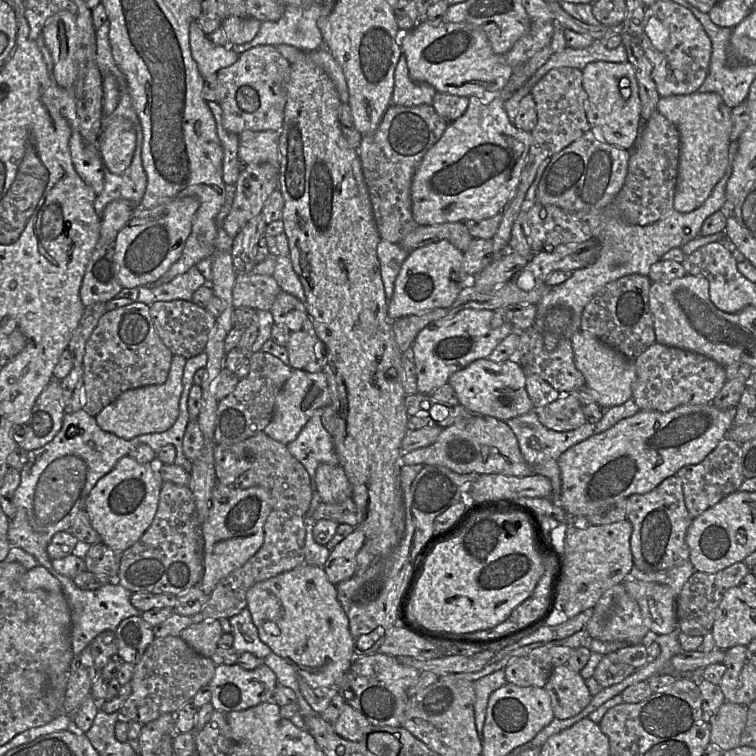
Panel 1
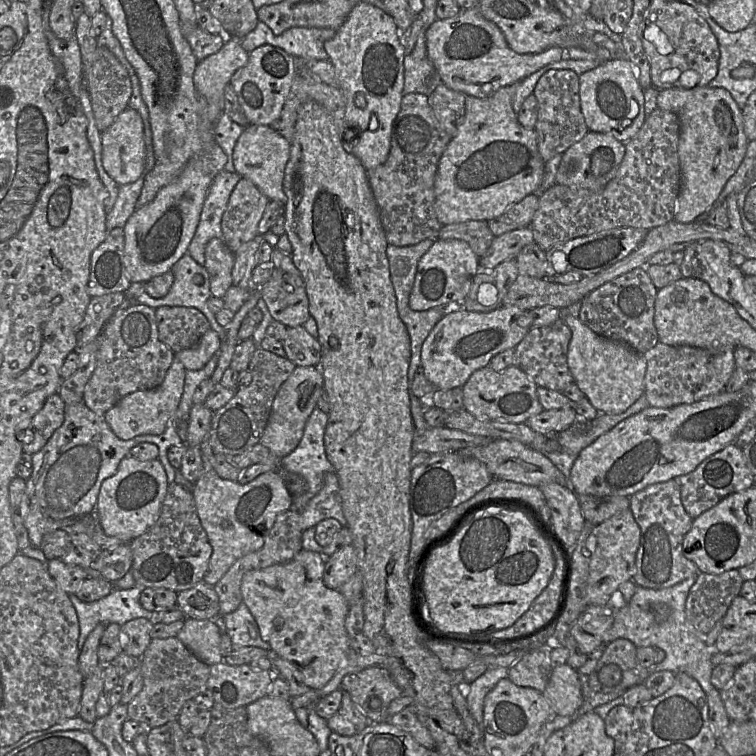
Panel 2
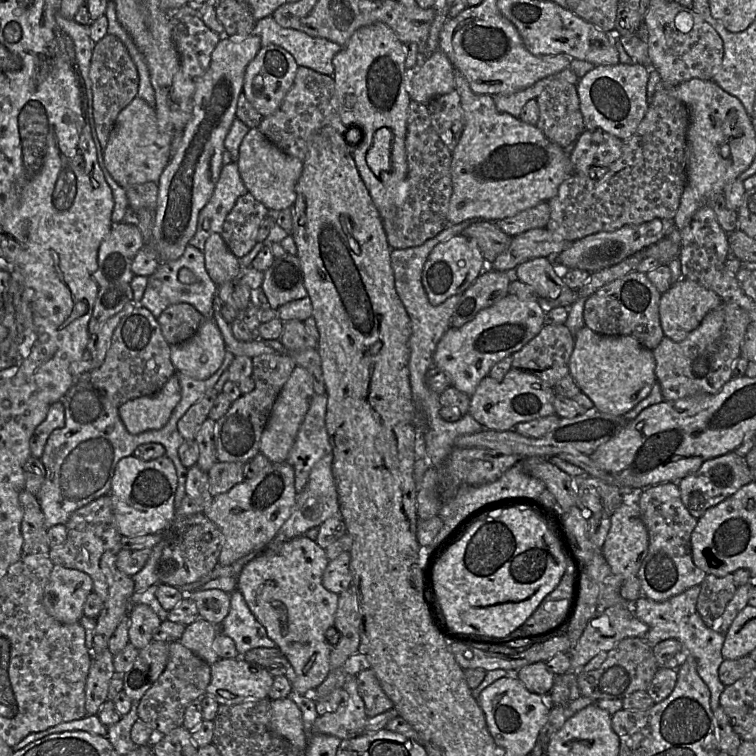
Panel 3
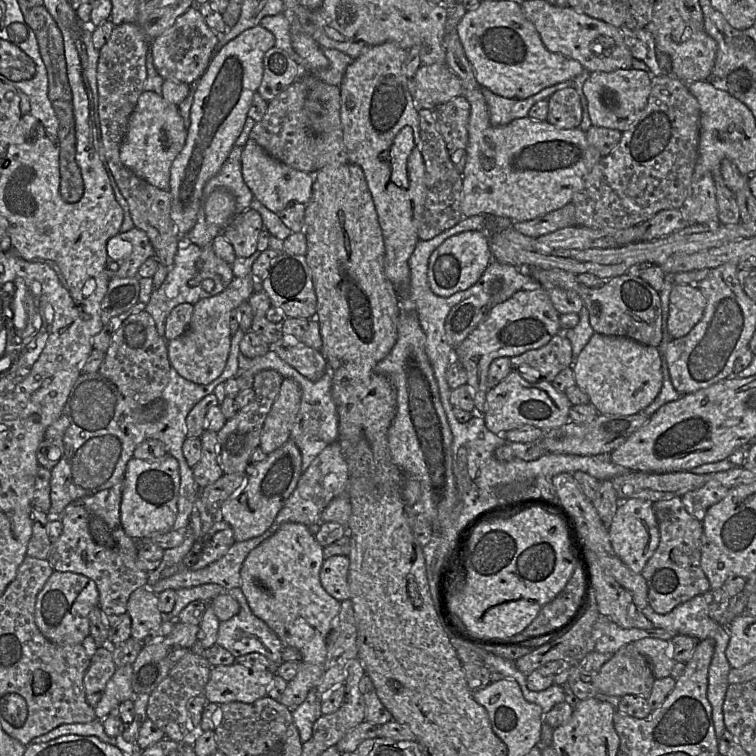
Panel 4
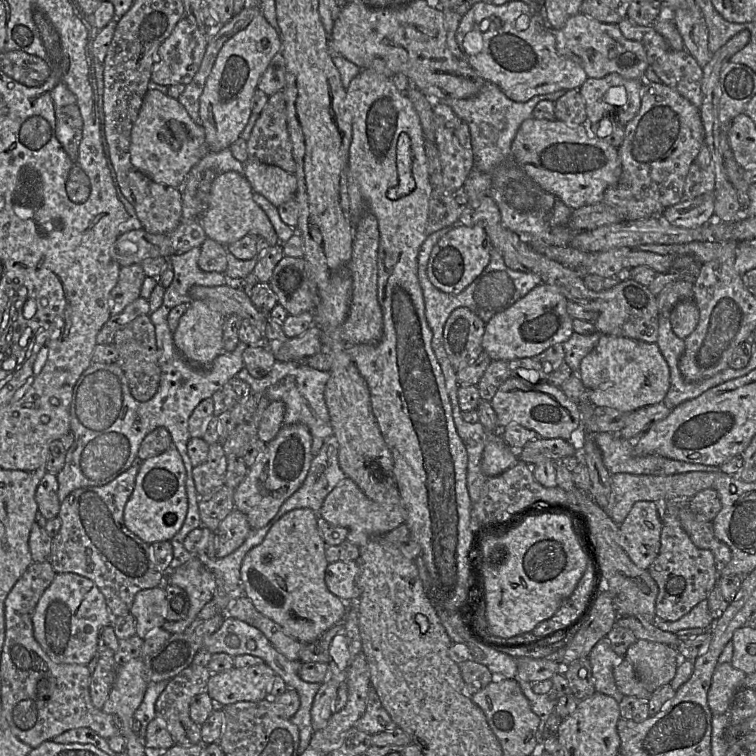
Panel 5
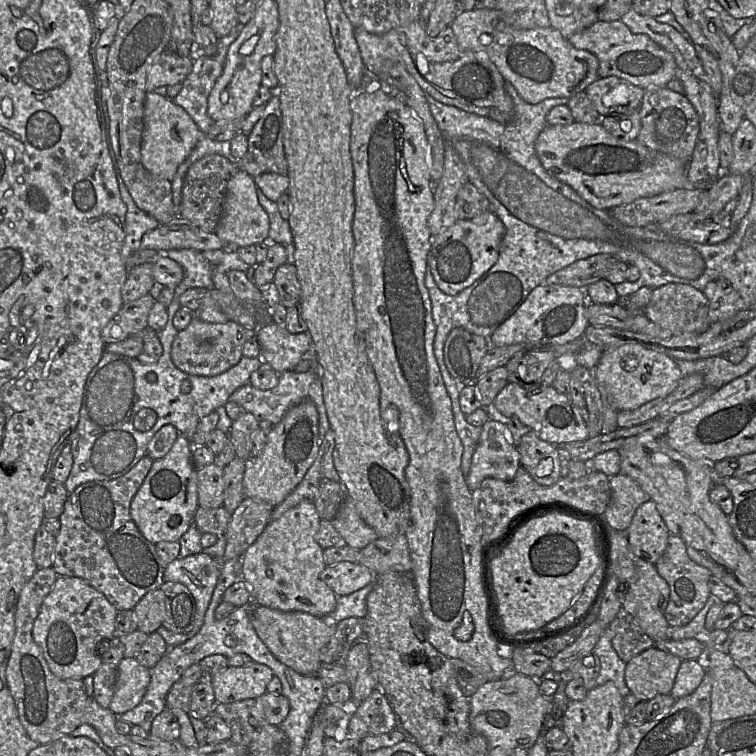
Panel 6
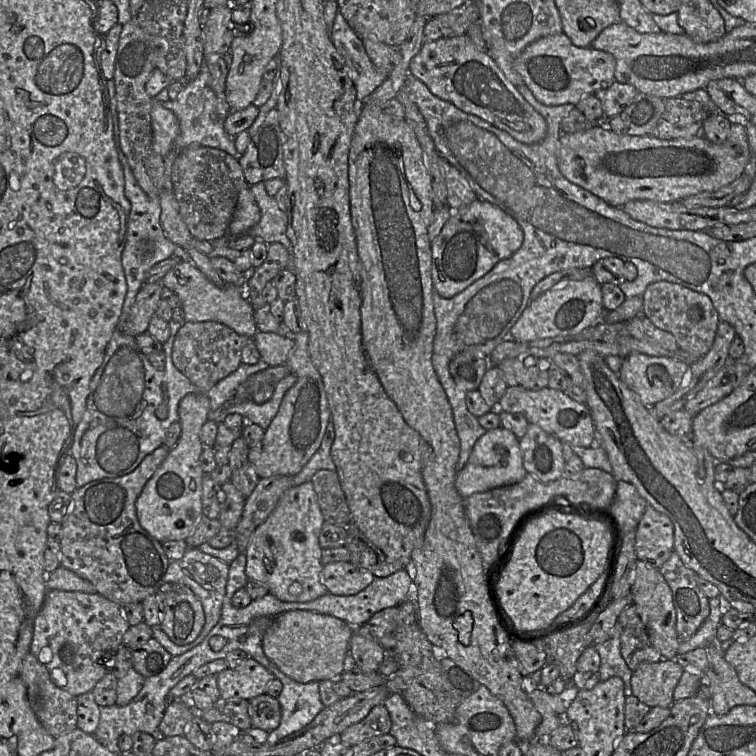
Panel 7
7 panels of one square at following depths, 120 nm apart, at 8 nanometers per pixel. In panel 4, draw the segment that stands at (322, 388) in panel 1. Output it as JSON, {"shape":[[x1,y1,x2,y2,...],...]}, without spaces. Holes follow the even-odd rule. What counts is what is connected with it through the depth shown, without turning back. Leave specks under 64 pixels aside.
{"shape":[[284,379,262,429,260,448,266,455,291,438,291,431,300,410,301,395,301,388,294,380]]}

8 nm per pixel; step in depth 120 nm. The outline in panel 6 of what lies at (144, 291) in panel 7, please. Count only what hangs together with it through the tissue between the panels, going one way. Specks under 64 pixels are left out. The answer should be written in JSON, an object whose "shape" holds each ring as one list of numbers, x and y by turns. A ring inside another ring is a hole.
{"shape":[[146,295,124,303,120,311,106,324,102,331,105,344,115,343,135,335,148,327,148,315,155,299]]}

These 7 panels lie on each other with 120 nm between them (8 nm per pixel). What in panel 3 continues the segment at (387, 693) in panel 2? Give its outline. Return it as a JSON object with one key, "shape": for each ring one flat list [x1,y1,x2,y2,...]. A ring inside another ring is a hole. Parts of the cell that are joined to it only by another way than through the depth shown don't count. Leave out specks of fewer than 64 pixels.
{"shape":[[372,669,361,670,356,676,358,692,369,718,394,708]]}

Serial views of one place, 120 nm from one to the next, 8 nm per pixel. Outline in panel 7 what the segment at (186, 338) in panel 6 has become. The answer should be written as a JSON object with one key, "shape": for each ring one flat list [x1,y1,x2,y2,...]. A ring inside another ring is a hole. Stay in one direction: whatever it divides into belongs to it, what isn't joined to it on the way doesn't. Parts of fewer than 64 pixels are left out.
{"shape":[[186,322,177,332,173,347,172,361,175,367,205,394,220,380,233,373,241,362,244,346,252,341,218,322]]}

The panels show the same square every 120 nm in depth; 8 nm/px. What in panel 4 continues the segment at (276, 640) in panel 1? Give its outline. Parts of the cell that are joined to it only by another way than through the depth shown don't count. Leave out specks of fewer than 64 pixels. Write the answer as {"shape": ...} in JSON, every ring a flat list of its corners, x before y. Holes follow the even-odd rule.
{"shape":[[283,523,279,529,244,560,241,571,241,590,252,613,265,622,286,647,297,649,301,655,296,676,288,682,279,702,290,709,299,706,309,691,320,682,327,657,327,637,340,612,341,603,322,587,320,570,325,561,323,547,316,541,308,526,300,523]]}

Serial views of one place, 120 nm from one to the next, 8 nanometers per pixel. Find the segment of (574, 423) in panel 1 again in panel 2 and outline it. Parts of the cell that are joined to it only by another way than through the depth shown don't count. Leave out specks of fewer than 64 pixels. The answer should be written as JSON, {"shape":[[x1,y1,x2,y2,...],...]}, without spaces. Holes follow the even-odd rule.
{"shape":[[573,404,561,409,544,409,541,413,530,417,525,423,533,431,547,435,568,429,577,420,578,416]]}

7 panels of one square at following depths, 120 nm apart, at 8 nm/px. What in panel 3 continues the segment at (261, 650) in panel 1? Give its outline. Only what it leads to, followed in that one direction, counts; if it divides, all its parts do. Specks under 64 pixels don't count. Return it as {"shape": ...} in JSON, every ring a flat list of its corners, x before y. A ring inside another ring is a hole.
{"shape":[[238,589,230,593,230,608,221,624,221,632,234,641,238,656,254,648,277,647,251,613]]}

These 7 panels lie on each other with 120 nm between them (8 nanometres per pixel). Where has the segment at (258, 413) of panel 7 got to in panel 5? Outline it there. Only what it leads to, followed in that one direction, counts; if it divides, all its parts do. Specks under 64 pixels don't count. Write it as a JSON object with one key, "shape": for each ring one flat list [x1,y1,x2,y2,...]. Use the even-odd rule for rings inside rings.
{"shape":[[278,361,273,364,271,371,263,378,253,378,244,367,237,375,246,382,252,395,266,397,270,402,282,401,285,405,284,424,304,424,311,434,311,454,316,456,325,440,333,436,328,408,325,402,324,391,330,373,311,368,303,362]]}

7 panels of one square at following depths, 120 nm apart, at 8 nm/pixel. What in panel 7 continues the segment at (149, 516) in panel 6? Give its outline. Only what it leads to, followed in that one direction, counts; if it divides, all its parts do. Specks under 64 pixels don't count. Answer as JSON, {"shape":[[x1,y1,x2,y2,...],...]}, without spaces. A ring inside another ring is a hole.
{"shape":[[202,393,188,394,180,401,178,413,181,425,178,441,147,481,135,503,140,525,160,543,187,539,203,516,201,498,205,473,200,464,203,451,200,432,209,420,210,401]]}

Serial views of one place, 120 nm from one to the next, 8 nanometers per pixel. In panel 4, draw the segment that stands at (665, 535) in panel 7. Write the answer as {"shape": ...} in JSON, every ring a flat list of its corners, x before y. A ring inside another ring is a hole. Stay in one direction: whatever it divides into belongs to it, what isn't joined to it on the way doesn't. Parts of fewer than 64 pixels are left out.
{"shape":[[636,498,621,501,608,526,609,538,615,554,636,574,642,572,659,544,658,522,652,504,649,501]]}

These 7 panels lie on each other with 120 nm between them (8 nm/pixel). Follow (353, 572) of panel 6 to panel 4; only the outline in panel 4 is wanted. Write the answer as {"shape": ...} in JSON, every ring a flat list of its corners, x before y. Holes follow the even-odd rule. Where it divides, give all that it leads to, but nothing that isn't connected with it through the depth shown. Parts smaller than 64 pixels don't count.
{"shape":[[337,555,325,559,320,570,322,587,339,602,351,599,348,585,349,565,348,556]]}

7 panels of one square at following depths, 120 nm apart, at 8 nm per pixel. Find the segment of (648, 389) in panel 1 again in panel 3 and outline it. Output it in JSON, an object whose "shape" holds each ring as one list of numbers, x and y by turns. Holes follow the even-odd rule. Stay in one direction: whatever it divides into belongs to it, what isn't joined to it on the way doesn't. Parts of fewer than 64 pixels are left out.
{"shape":[[724,301,710,311,684,340,675,342,664,336,652,350,656,381,660,384,664,401,717,393,733,377,733,366,740,357,741,343,749,325,750,318,744,309]]}

